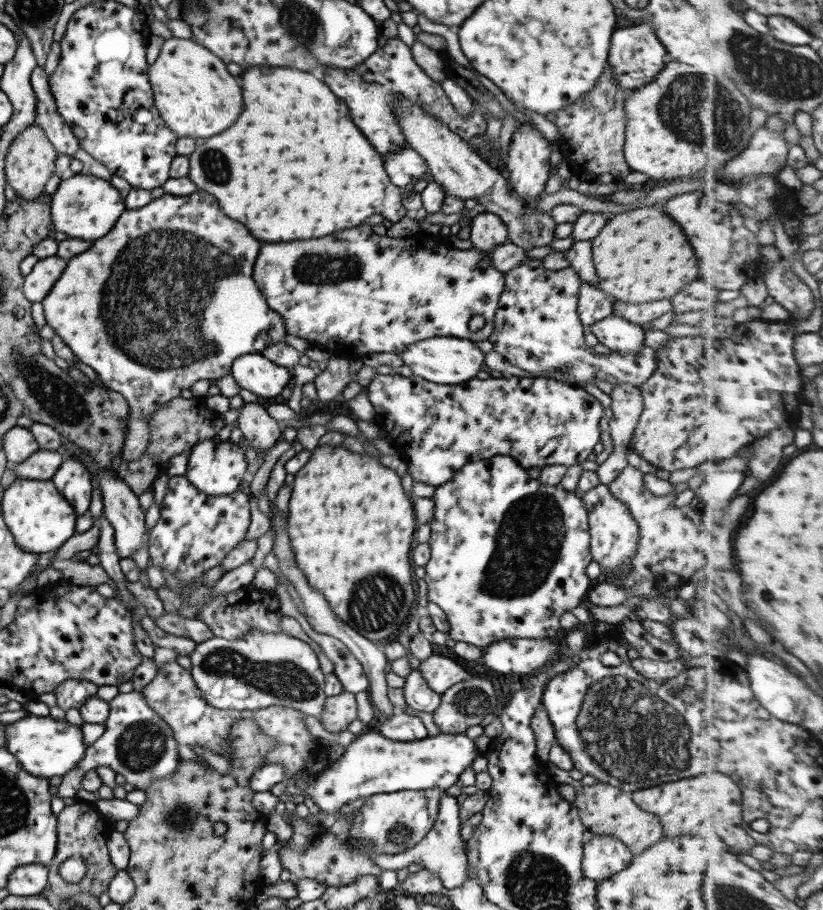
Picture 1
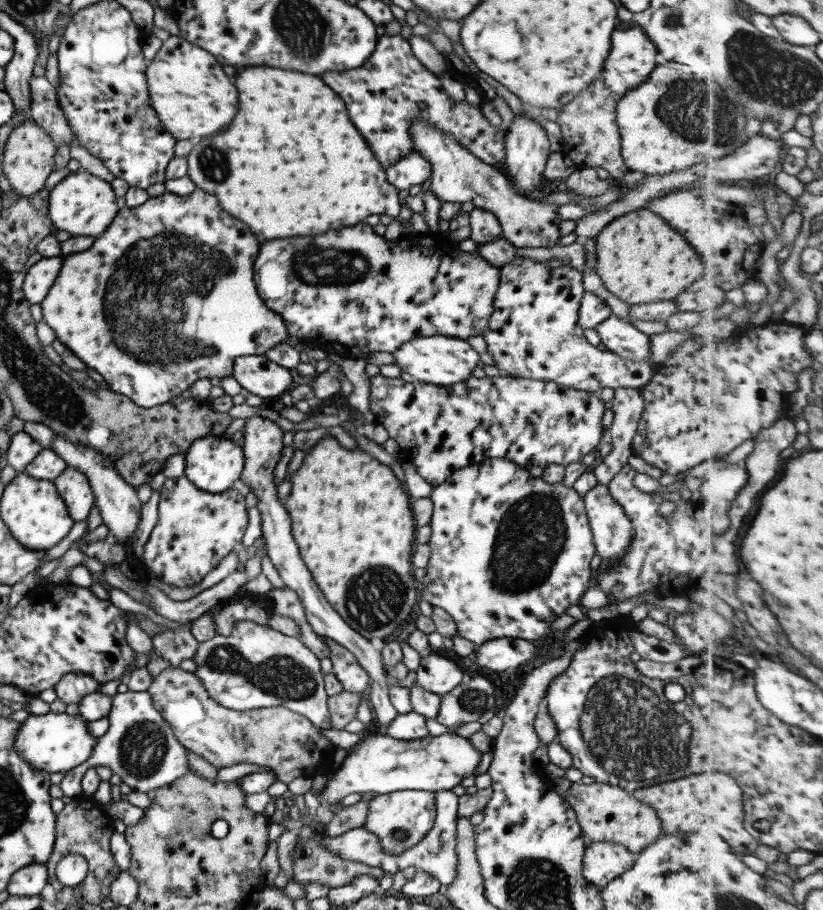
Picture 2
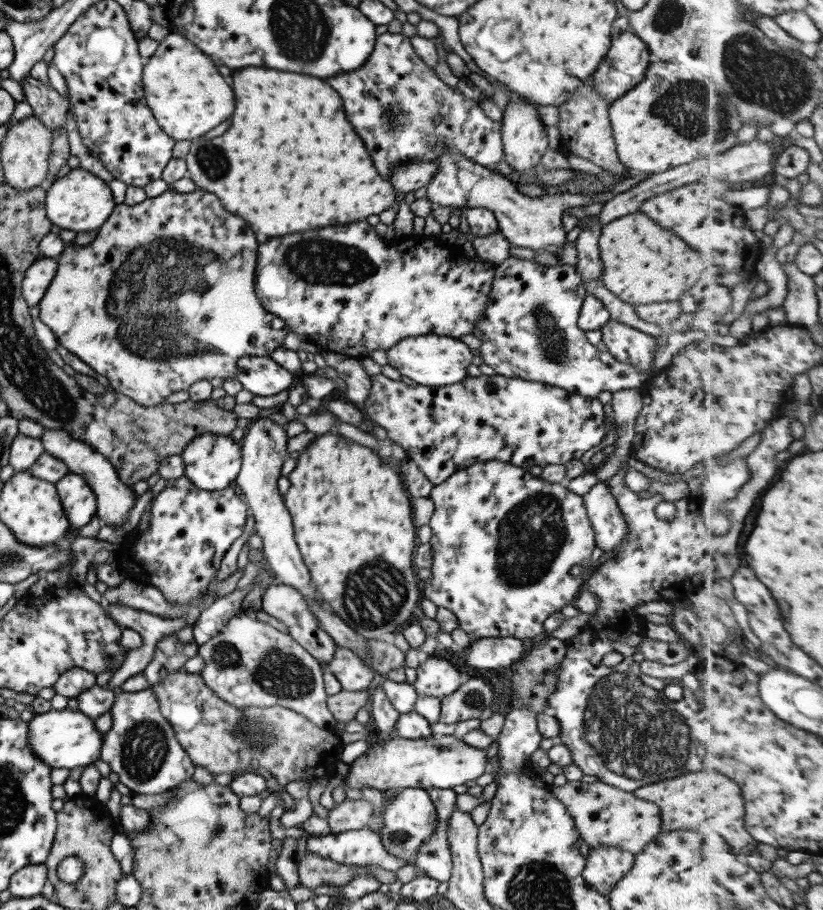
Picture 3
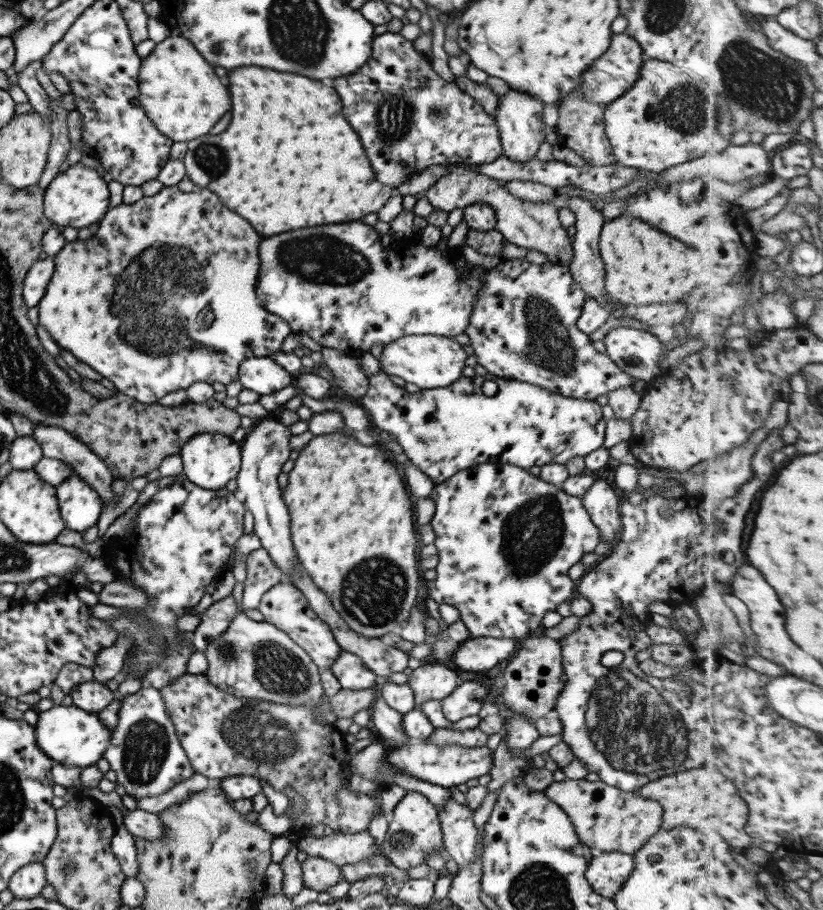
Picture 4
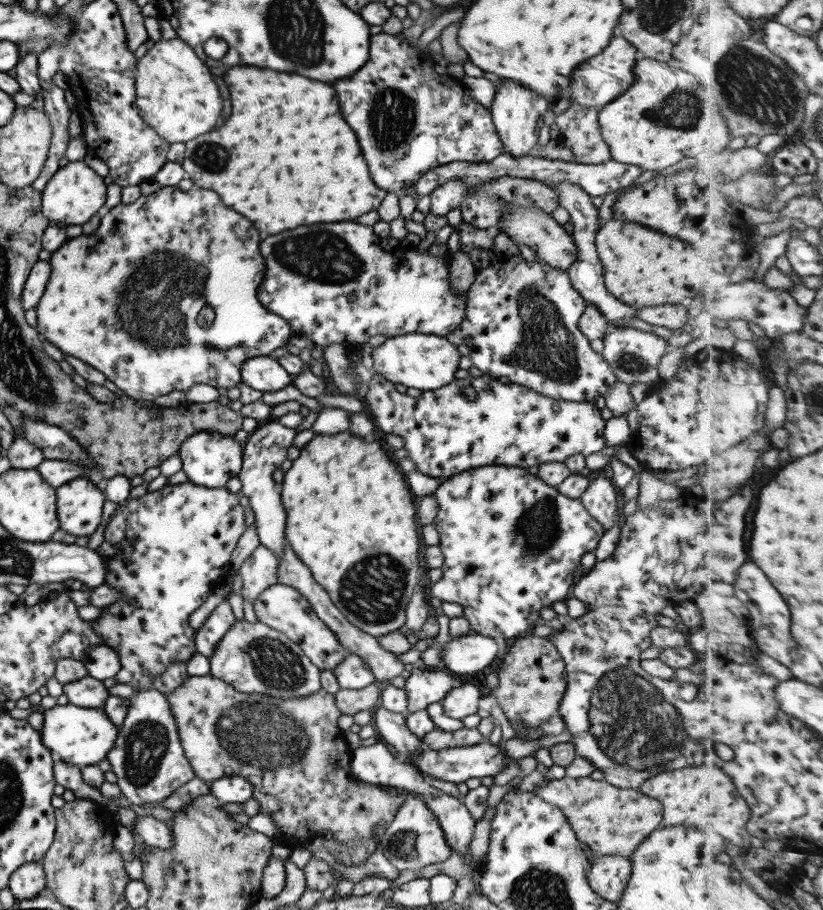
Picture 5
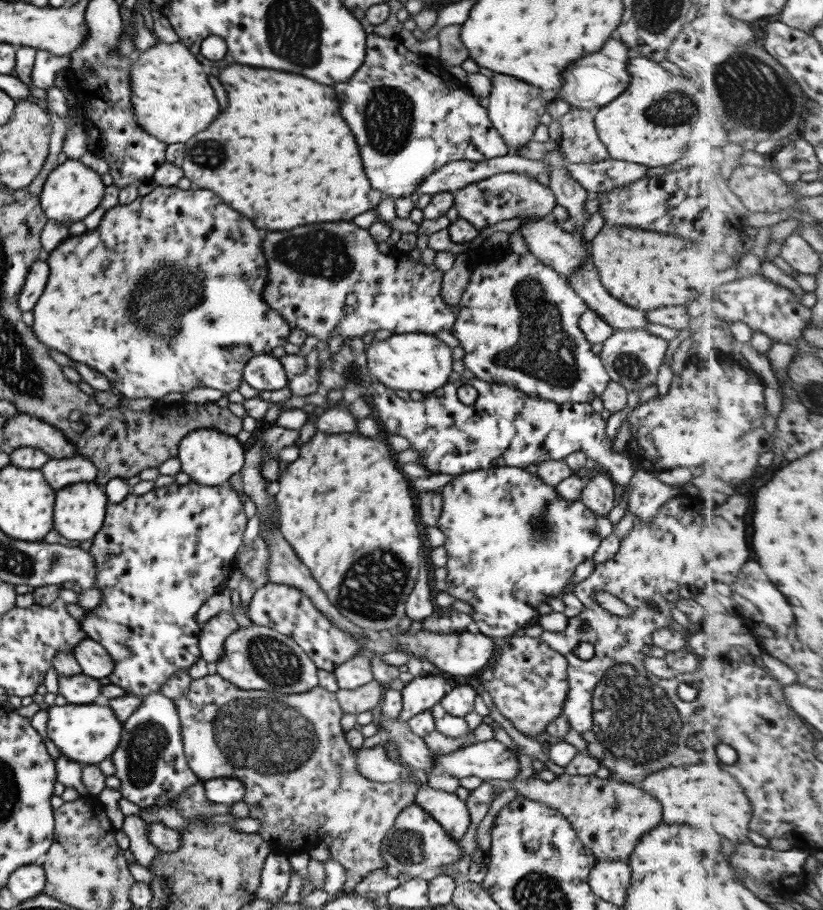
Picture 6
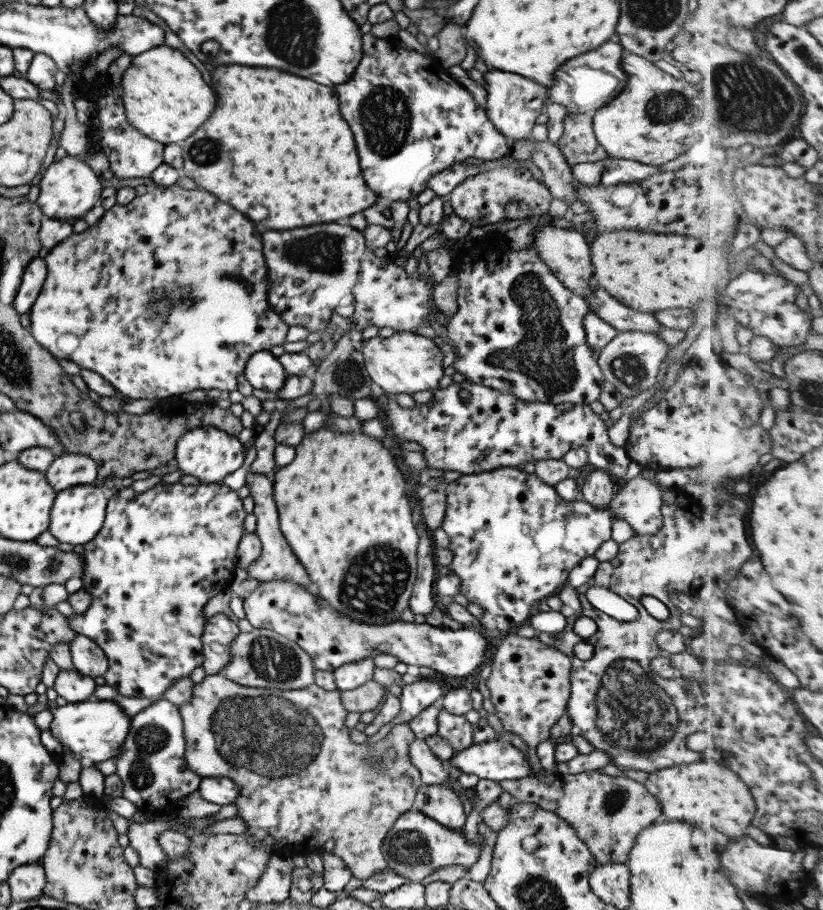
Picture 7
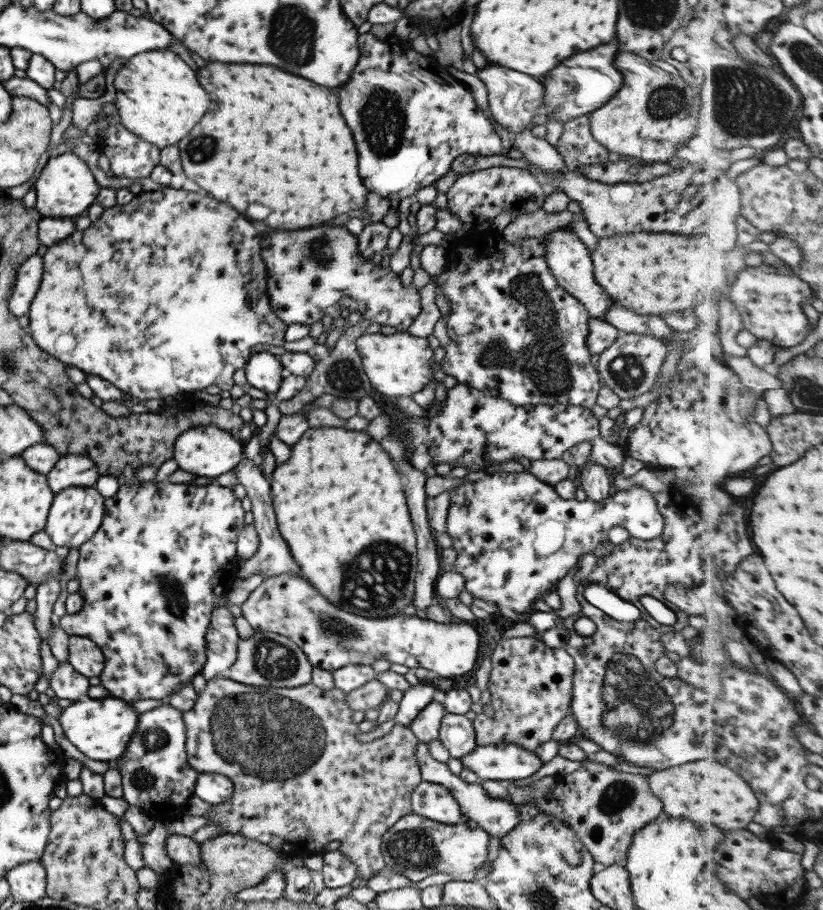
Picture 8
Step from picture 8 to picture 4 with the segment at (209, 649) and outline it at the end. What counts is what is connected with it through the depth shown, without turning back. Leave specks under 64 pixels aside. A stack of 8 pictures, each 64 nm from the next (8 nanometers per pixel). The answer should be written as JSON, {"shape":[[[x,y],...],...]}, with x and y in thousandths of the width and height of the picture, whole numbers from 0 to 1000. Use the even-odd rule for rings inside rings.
{"shape":[[[276,655],[264,662],[255,662],[254,666],[244,674],[242,686],[232,695],[236,714],[248,716],[256,703],[264,701],[288,675],[282,655]]]}

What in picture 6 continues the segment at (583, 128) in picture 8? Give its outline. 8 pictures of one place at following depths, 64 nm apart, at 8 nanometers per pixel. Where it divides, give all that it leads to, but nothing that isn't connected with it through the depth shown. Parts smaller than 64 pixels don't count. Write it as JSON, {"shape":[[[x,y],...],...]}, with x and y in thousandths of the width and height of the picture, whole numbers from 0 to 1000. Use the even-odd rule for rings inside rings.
{"shape":[[[694,116],[688,125],[679,130],[680,152],[677,154],[678,165],[684,169],[689,179],[724,179],[740,174],[736,163],[727,153],[722,136],[722,121],[706,121]]]}

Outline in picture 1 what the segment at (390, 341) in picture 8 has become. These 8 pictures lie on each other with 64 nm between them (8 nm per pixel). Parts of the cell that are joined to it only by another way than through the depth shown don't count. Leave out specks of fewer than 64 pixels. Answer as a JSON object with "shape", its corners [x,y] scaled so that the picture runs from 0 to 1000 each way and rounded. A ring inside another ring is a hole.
{"shape":[[[552,370],[516,371],[514,375],[495,380],[490,387],[485,388],[485,392],[490,401],[499,408],[501,413],[533,423],[553,423],[572,418],[584,407],[588,398],[588,389],[582,386],[575,375]]]}

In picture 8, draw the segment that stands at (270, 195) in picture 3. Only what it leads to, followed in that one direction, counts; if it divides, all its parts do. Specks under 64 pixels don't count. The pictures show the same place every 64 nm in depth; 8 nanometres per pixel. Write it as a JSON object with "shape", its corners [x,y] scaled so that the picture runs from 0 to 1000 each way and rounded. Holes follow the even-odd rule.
{"shape":[[[252,68],[242,75],[239,90],[254,105],[254,121],[215,159],[221,188],[244,210],[286,229],[290,235],[303,224],[327,229],[327,237],[320,244],[337,253],[385,248],[392,242],[441,226],[447,209],[434,193],[431,158],[409,121],[409,105],[400,97],[332,73],[288,73],[271,68]]]}

